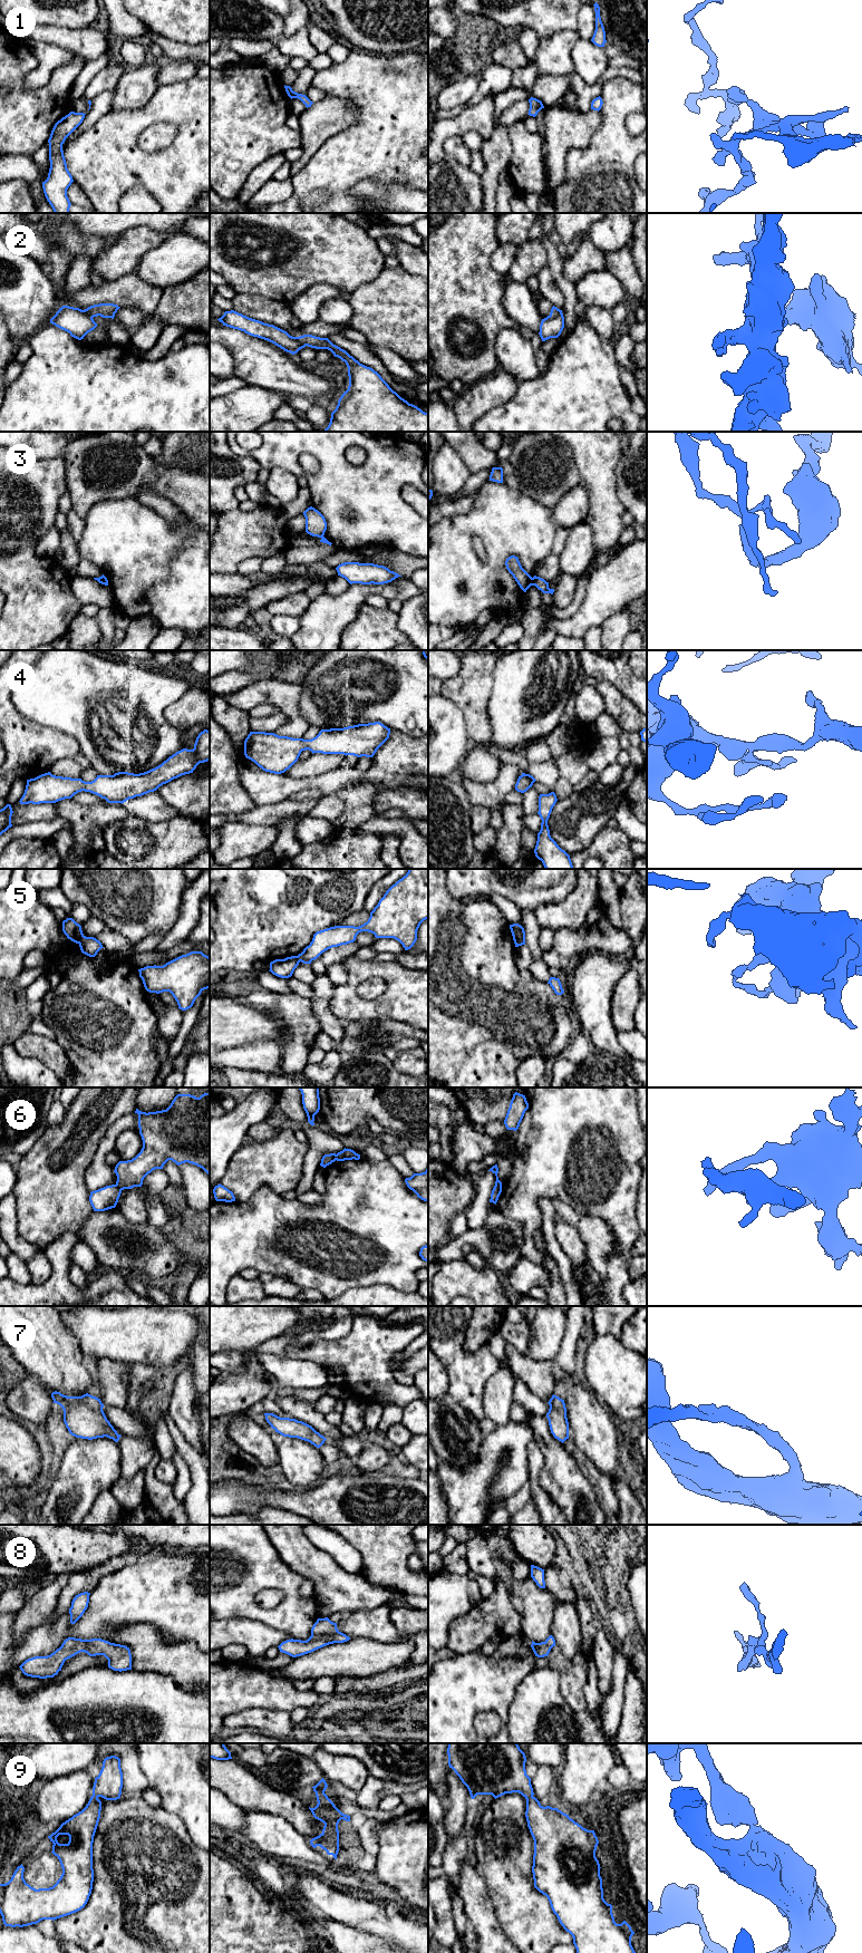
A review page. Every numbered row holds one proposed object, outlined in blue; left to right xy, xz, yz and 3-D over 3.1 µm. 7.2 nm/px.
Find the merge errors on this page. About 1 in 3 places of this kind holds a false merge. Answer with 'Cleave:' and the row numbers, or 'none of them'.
Cleave: 2, 3, 5, 6

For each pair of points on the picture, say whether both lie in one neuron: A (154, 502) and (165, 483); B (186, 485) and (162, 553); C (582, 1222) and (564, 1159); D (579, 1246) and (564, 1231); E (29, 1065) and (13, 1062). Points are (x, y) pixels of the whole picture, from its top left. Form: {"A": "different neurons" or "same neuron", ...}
{"A": "different neurons", "B": "different neurons", "C": "different neurons", "D": "same neuron", "E": "same neuron"}

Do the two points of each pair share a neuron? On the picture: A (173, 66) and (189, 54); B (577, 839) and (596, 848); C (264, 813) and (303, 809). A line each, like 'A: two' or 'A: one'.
A: two
B: two
C: one

